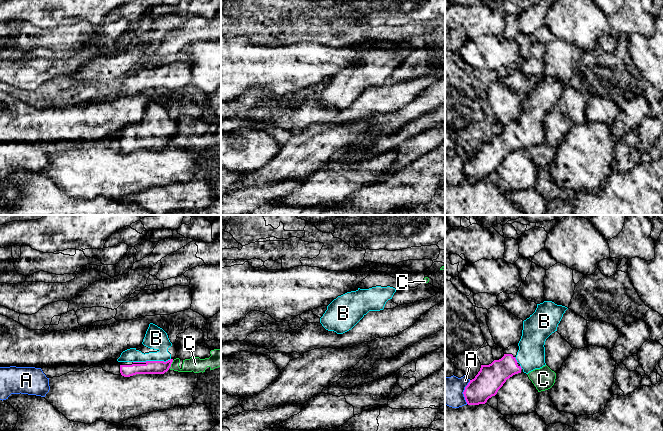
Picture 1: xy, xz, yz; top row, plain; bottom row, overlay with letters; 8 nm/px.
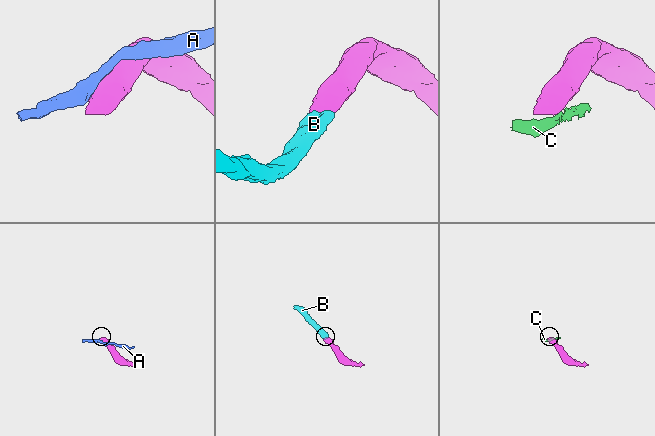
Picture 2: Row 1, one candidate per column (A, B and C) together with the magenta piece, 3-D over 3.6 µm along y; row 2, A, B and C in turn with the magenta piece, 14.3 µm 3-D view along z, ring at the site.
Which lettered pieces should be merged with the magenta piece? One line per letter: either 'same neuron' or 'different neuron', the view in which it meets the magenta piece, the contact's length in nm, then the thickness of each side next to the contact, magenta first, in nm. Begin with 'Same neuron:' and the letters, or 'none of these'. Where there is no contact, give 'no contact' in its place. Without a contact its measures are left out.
Same neuron: B
A: different neuron | yz | 190 nm | 220/220 nm
B: same neuron | xy | 300 nm | 110/180 nm
C: different neuron | xy | 80 nm | 110/120 nm

